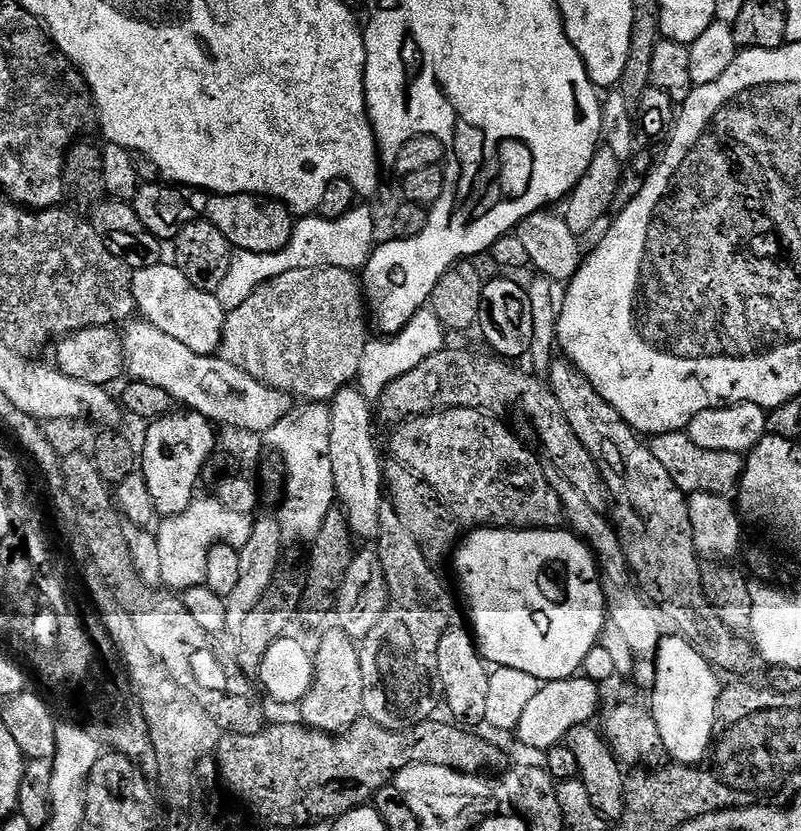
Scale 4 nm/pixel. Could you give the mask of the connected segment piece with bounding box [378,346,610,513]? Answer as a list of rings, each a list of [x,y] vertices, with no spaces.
[[[445,346],[440,351],[430,354],[430,358],[418,362],[409,372],[402,374],[402,378],[398,378],[394,382],[390,382],[390,386],[386,386],[386,390],[380,395],[378,401],[379,419],[381,416],[386,423],[392,424],[391,426],[399,426],[414,416],[426,416],[431,412],[441,412],[444,408],[496,410],[492,408],[508,408],[513,404],[532,423],[532,428],[536,431],[536,436],[540,439],[545,454],[548,455],[547,463],[560,471],[566,478],[566,482],[570,482],[570,486],[574,486],[574,490],[578,490],[578,494],[582,494],[582,498],[586,498],[589,506],[594,506],[594,510],[599,512],[607,513],[610,508],[610,497],[606,482],[602,478],[594,458],[590,458],[590,452],[586,450],[586,446],[582,446],[582,442],[578,442],[578,434],[574,434],[570,422],[566,422],[566,414],[562,414],[562,406],[558,406],[558,398],[554,398],[552,389],[541,377],[539,380],[538,377],[516,368],[520,366],[515,363],[495,354],[487,355],[479,356],[476,352],[467,352],[464,348],[451,348],[451,346]]]

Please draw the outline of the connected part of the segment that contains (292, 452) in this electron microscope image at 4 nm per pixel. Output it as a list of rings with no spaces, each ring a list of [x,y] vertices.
[[[308,402],[300,407],[293,407],[282,421],[264,434],[267,447],[281,450],[290,446],[288,456],[282,460],[285,473],[284,500],[276,513],[280,532],[287,543],[309,543],[322,528],[329,510],[336,502],[333,467],[330,461],[330,418],[331,409],[322,402]]]

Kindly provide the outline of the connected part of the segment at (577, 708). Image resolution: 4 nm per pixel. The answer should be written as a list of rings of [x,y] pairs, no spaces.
[[[575,676],[570,679],[545,681],[533,700],[525,707],[515,737],[534,750],[548,750],[567,737],[570,730],[592,722],[600,704],[599,685],[589,678]]]

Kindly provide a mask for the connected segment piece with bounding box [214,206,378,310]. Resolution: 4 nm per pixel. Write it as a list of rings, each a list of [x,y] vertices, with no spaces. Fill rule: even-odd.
[[[352,207],[349,212],[337,220],[328,220],[319,214],[308,216],[305,220],[295,221],[290,242],[282,250],[274,254],[254,254],[237,251],[230,262],[230,270],[220,289],[214,294],[220,305],[226,310],[242,306],[259,284],[265,284],[270,278],[278,278],[278,274],[286,274],[290,270],[303,268],[346,268],[363,269],[372,256],[372,250],[378,243],[376,237],[376,220],[368,208]]]

